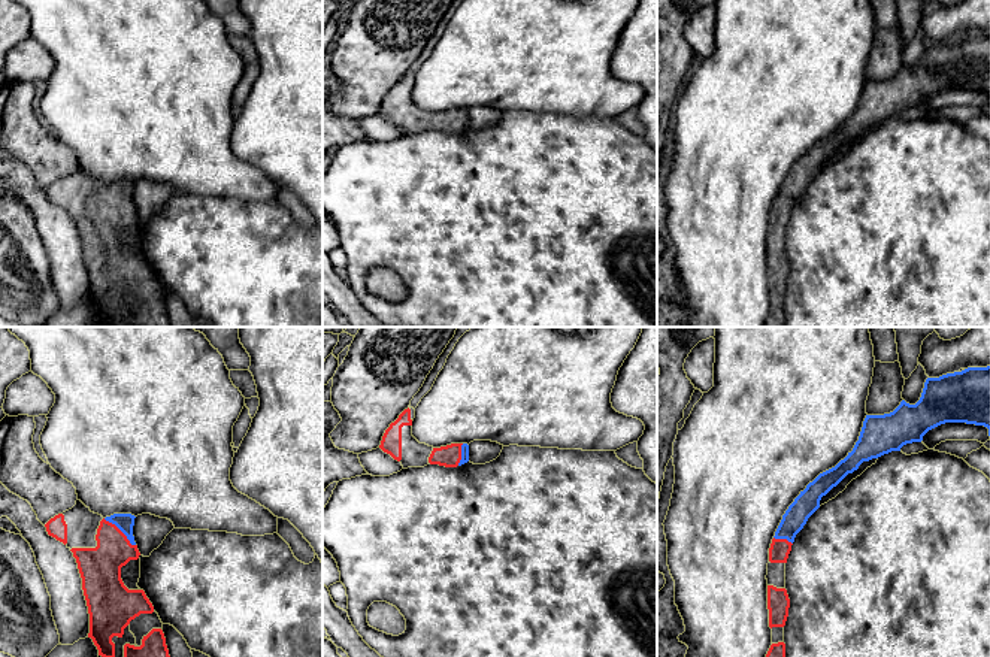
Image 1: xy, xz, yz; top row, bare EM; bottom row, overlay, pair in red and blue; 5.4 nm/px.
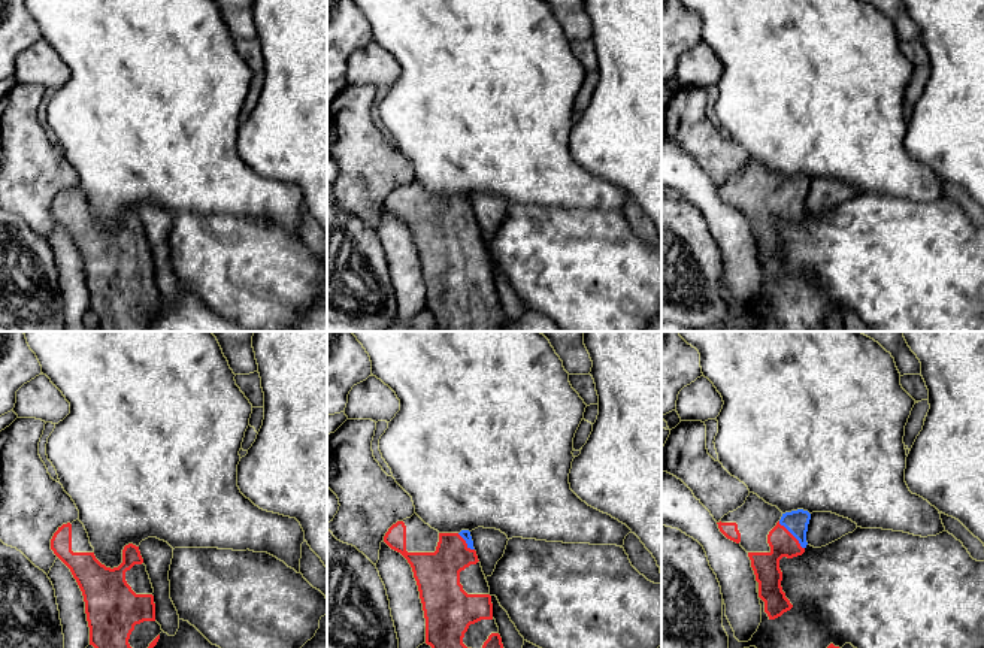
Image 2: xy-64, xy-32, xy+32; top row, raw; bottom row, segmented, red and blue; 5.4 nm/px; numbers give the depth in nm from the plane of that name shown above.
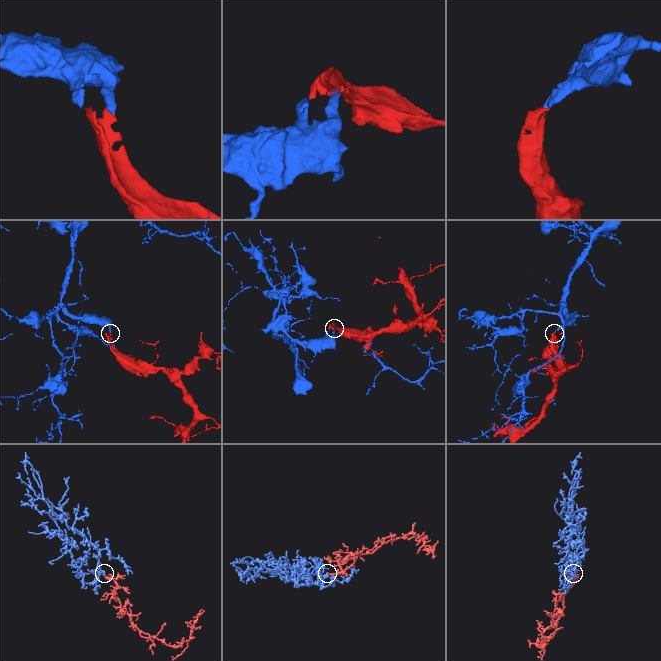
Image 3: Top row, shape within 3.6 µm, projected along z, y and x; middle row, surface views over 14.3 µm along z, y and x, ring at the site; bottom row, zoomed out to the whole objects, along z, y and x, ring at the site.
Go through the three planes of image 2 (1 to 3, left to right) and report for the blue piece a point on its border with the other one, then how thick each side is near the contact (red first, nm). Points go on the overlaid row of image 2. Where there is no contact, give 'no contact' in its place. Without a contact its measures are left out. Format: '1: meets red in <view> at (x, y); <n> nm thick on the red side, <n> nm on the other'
1: no contact
2: meets red in xy-32 at (465, 542); 240 nm thick on the red side, 50 nm on the other
3: meets red in xy+32 at (792, 535); 140 nm thick on the red side, 130 nm on the other

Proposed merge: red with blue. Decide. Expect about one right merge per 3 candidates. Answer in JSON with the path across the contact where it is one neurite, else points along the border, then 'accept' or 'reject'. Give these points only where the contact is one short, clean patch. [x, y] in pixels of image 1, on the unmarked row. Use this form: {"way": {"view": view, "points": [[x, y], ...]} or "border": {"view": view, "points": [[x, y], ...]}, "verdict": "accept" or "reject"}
{"way": {"view": "xy", "points": [[100, 233], [120, 196], [124, 187]]}, "verdict": "accept"}

